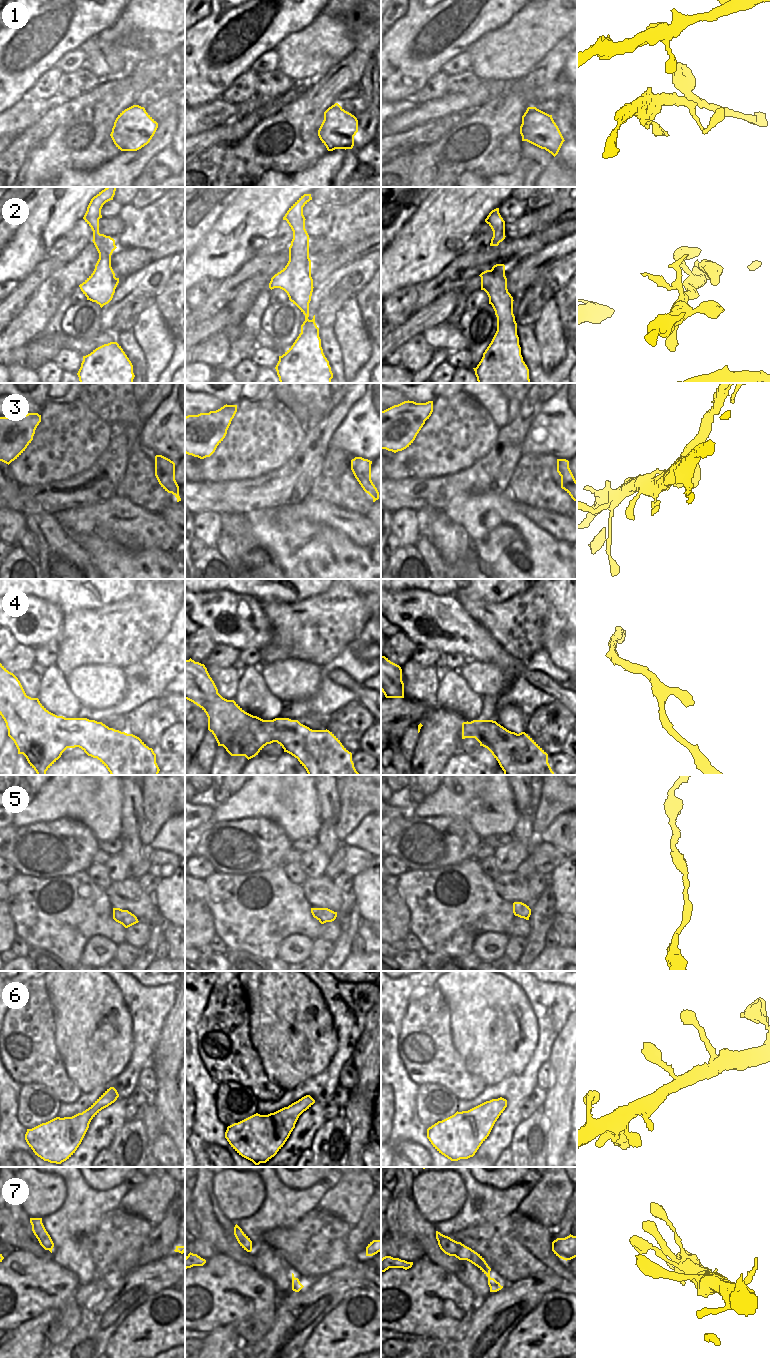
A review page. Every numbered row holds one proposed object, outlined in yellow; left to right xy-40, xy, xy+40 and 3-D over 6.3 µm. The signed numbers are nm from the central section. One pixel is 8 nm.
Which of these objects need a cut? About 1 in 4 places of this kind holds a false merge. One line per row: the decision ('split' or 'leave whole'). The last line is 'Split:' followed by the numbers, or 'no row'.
1: leave whole
2: split
3: split
4: leave whole
5: leave whole
6: leave whole
7: leave whole
Split: 2, 3

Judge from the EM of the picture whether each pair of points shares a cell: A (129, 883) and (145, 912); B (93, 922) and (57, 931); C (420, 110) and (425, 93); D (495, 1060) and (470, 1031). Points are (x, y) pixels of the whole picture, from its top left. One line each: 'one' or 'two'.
A: one
B: one
C: two
D: one

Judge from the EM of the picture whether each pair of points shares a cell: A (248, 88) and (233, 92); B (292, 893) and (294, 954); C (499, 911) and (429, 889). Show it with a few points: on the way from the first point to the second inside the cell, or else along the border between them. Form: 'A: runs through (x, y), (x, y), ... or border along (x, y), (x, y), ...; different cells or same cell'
A: runs through (244, 88), (237, 92); same cell
B: border along (312, 940), (290, 934), (277, 951); different cells
C: runs through (481, 909), (444, 905); same cell

